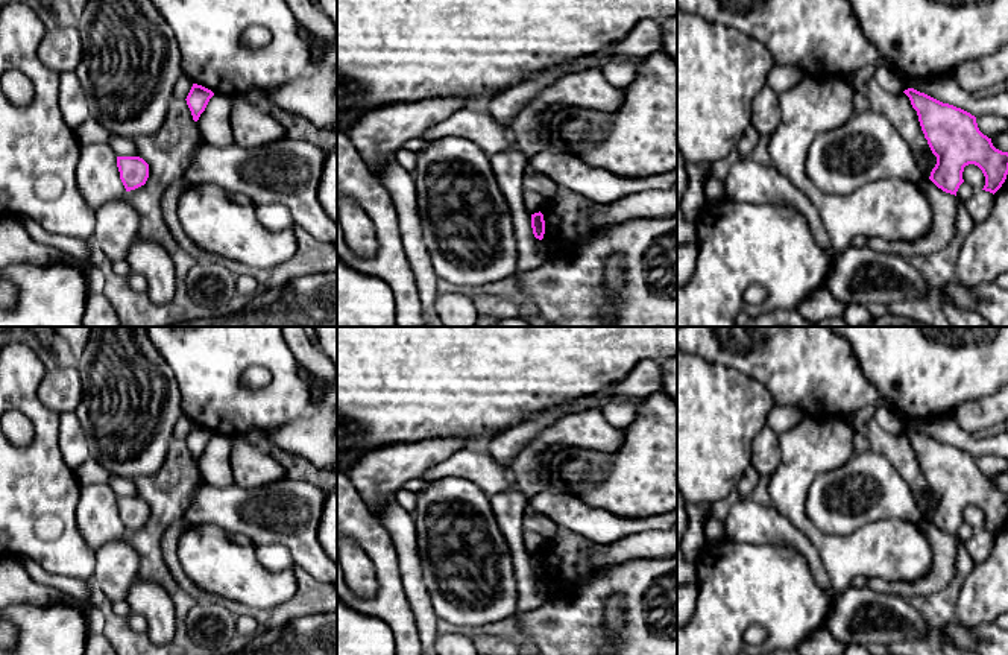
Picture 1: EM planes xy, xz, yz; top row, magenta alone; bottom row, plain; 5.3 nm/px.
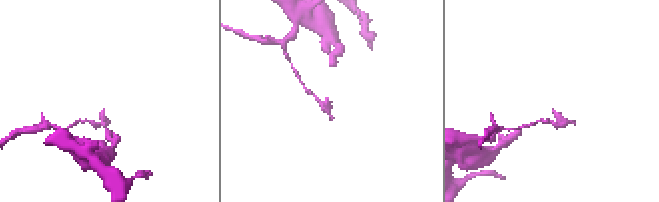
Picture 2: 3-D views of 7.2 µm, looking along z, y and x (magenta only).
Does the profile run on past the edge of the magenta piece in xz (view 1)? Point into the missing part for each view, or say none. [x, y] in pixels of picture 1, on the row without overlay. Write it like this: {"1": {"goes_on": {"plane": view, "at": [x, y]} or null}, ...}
{"1": {"goes_on": null}}

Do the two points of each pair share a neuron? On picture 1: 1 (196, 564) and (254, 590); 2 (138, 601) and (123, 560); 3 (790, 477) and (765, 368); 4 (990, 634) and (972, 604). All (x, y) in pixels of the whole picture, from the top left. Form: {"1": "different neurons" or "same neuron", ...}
{"1": "same neuron", "2": "different neurons", "3": "different neurons", "4": "different neurons"}

